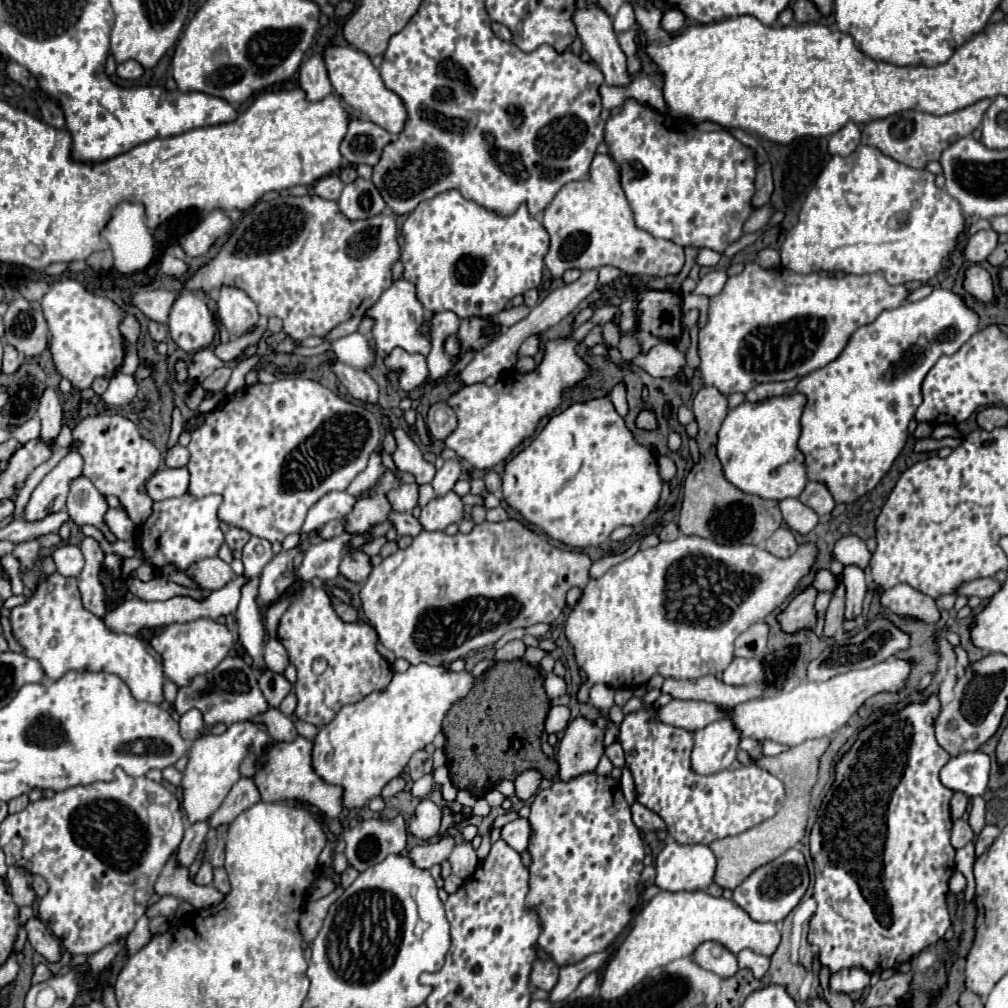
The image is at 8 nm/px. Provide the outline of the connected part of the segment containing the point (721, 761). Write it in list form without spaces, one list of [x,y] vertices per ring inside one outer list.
[[[722,717],[708,723],[704,729],[698,729],[692,751],[692,769],[696,773],[710,775],[730,767],[736,759],[740,737],[742,733],[730,717]]]

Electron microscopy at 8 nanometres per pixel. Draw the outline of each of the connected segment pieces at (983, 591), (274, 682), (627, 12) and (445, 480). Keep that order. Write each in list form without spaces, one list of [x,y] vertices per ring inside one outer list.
[[[974,579],[974,581],[968,581],[968,583],[962,583],[958,587],[958,595],[966,595],[966,597],[980,597],[980,599],[990,599],[996,591],[1002,589],[1002,583],[996,581],[996,579]]]
[[[266,669],[266,673],[262,673],[262,677],[258,677],[258,685],[260,685],[266,701],[272,707],[278,707],[280,701],[292,691],[292,685],[286,681],[286,677],[272,673],[270,669]]]
[[[626,1],[626,3],[620,7],[618,15],[614,17],[614,31],[620,33],[620,31],[624,31],[624,29],[630,29],[632,25],[634,25],[634,9],[632,9],[632,3]]]
[[[448,459],[444,463],[444,467],[440,471],[436,471],[436,477],[432,481],[432,487],[436,491],[436,495],[442,495],[442,493],[448,493],[452,491],[454,483],[458,481],[460,477],[460,471],[462,471],[462,461],[460,459]]]

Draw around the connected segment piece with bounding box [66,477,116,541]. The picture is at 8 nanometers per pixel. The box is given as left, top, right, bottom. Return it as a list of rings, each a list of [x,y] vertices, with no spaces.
[[[78,477],[78,481],[72,481],[66,509],[76,525],[90,523],[98,527],[110,541],[116,539],[110,537],[110,533],[106,533],[106,525],[102,525],[102,513],[106,513],[108,509],[106,499],[102,493],[98,493],[98,489],[94,489],[94,485],[86,477]]]

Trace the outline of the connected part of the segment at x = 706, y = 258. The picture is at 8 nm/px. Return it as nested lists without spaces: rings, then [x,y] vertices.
[[[700,249],[698,251],[698,255],[696,255],[696,265],[700,265],[700,267],[704,267],[704,265],[708,265],[708,267],[712,267],[712,265],[716,265],[718,261],[720,261],[720,253],[716,253],[716,251],[710,251],[710,249]]]

